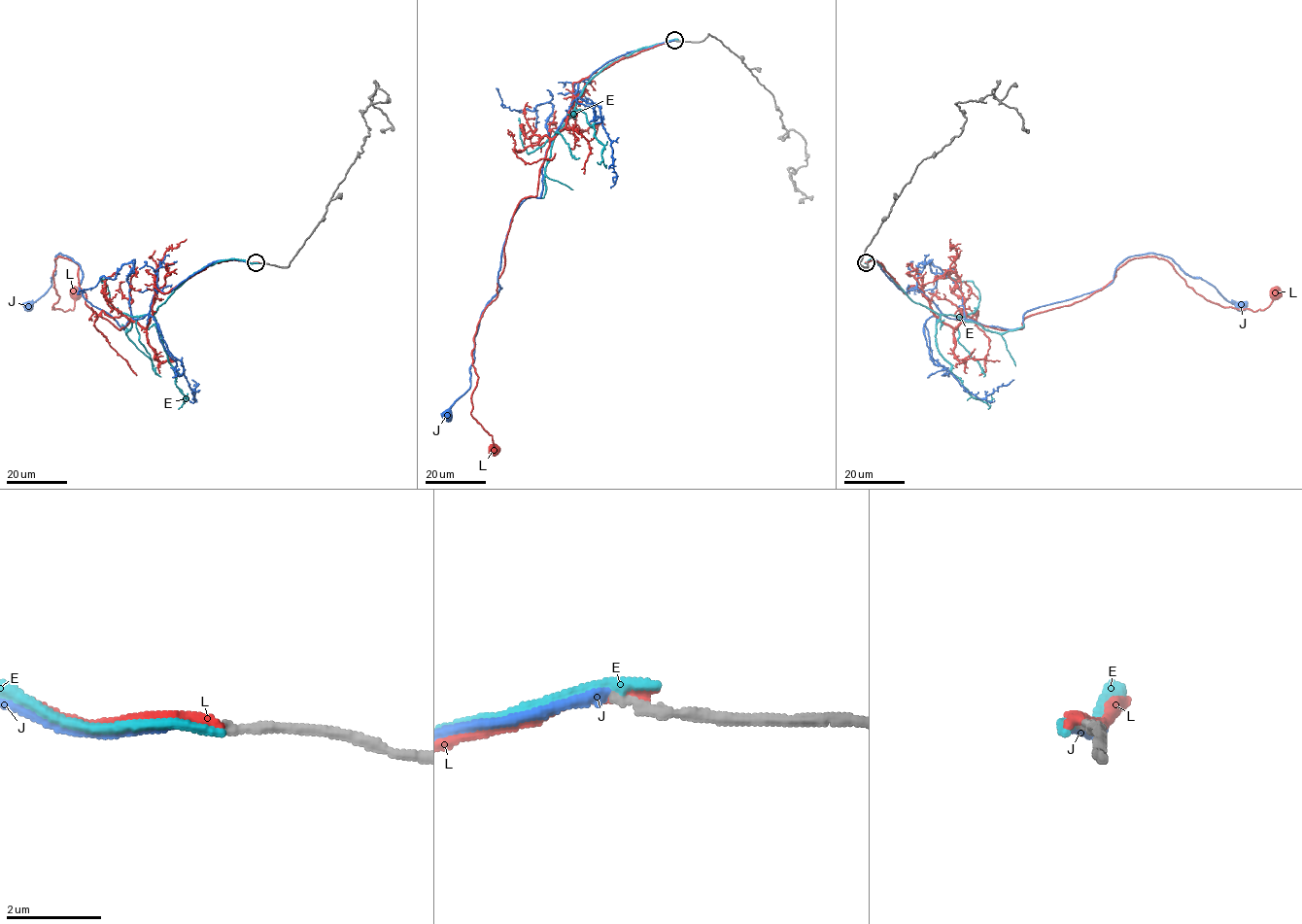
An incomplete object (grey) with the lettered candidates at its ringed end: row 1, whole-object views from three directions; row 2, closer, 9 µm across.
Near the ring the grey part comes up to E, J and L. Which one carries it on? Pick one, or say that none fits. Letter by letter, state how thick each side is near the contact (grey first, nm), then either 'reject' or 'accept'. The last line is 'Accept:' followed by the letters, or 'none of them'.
E: calibres 200 and 260 nm; reject
J: calibres 180 and 240 nm; accept
L: calibres 240 and 320 nm; reject
Accept: J

